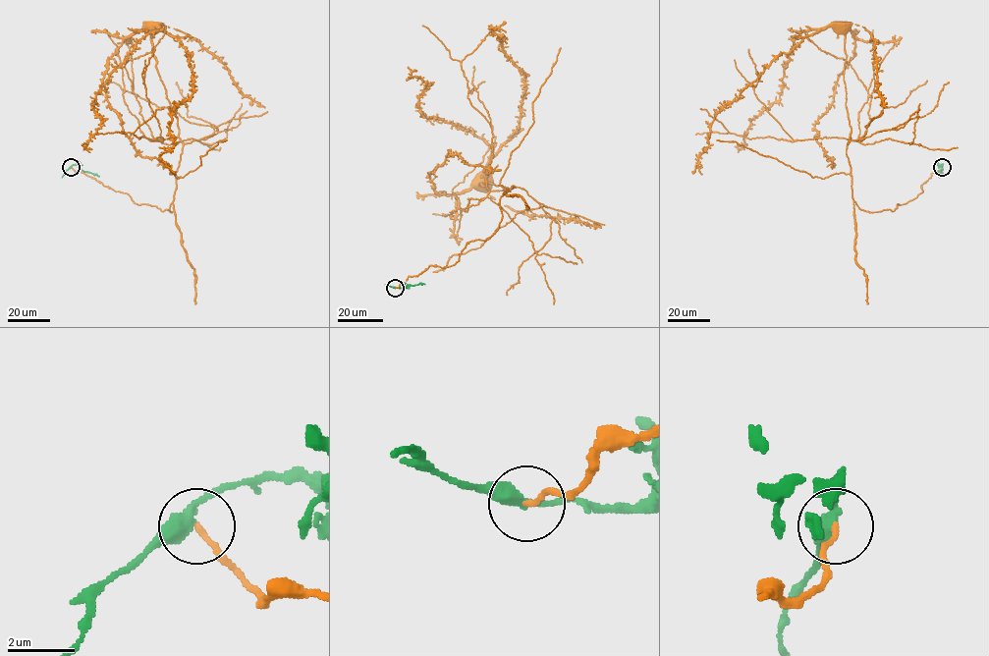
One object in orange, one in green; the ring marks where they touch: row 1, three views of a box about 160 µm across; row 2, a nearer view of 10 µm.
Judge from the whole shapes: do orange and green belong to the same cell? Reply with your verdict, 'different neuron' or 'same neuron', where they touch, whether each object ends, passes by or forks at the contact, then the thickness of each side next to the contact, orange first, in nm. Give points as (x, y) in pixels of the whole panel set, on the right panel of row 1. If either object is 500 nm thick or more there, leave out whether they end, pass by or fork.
different neuron; at (942, 167); orange ends there; green passes by; 160 nm thick on the orange side, 360 nm on the other

